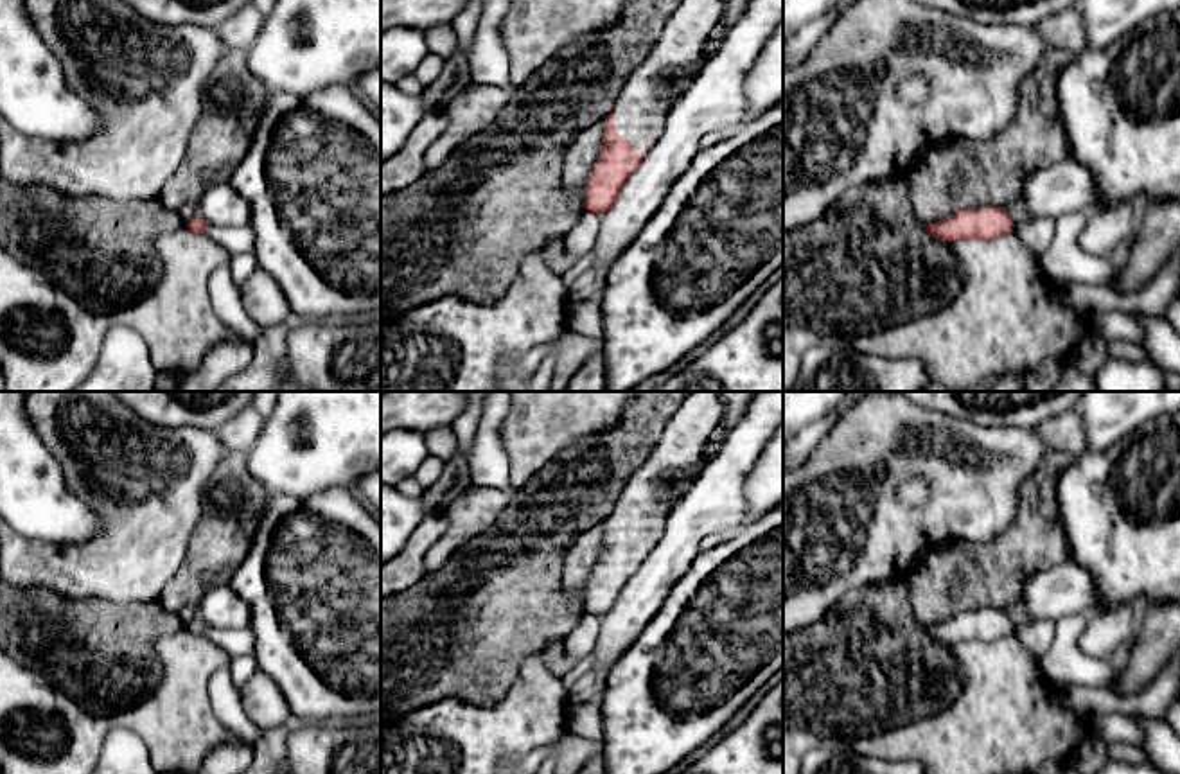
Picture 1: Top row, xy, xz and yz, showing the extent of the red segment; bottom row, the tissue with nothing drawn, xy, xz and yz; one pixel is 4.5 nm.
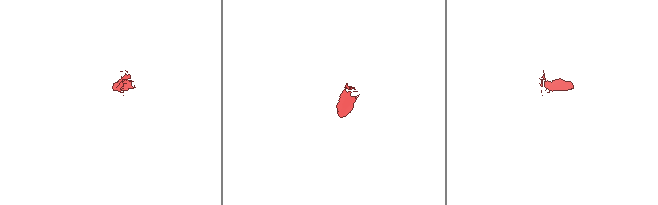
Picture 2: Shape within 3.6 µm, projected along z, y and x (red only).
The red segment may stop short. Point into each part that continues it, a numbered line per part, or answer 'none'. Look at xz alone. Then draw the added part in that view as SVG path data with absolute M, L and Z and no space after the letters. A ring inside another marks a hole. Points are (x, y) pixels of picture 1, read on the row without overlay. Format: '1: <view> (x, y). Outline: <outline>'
1: xz (654, 489). Outline: M691 391L668 420L648 460L630 476L614 508L614 533L625 537L636 555L645 555L665 533L666 519L677 501L688 492L697 478L693 469L704 456L709 436L718 429L724 417L720 391Z

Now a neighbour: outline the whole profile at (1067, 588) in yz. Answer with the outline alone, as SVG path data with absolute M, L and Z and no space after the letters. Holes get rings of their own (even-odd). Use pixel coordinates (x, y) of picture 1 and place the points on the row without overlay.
M1069 559L1029 576L1017 602L1024 603L1035 621L1060 620L1067 614L1090 618L1101 609L1092 573Z

